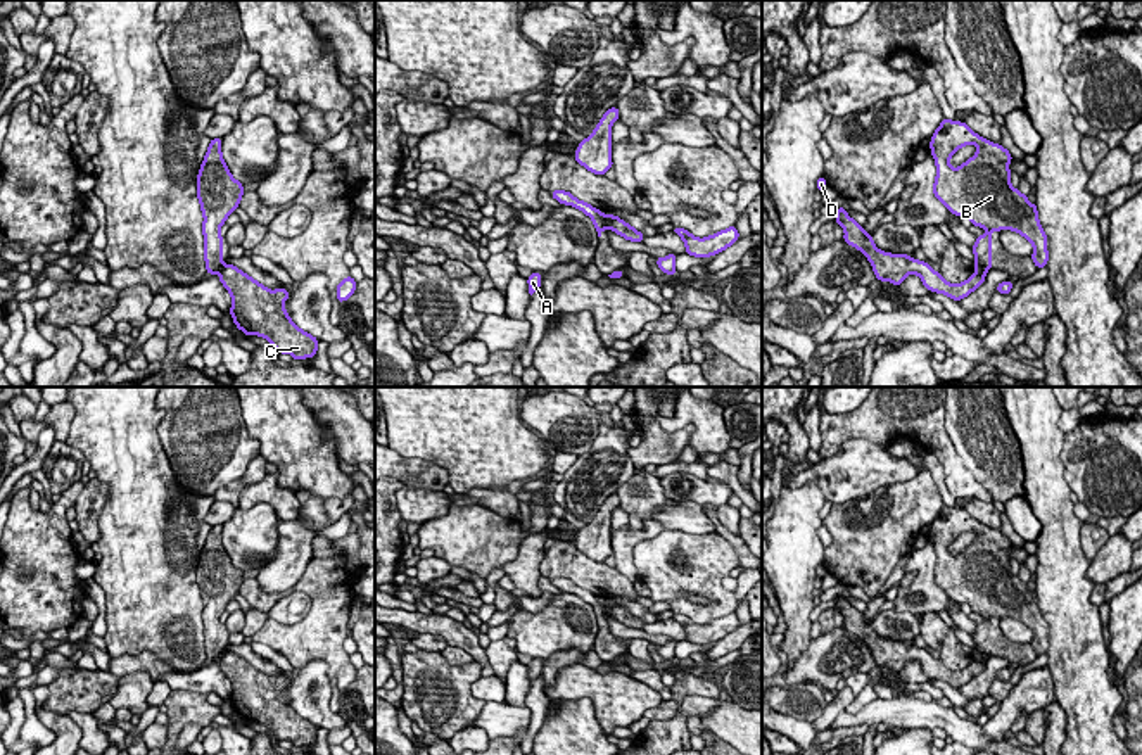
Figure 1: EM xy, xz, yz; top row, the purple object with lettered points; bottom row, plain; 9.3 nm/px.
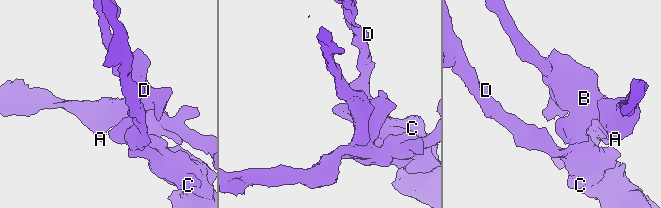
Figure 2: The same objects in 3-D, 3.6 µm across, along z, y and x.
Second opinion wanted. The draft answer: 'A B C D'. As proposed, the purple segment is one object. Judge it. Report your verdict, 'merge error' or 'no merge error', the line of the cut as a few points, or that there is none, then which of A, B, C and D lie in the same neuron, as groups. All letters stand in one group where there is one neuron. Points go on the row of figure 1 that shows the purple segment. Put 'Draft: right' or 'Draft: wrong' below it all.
merge error | xz (607, 215), (610, 228) | A B / C D
Draft: wrong

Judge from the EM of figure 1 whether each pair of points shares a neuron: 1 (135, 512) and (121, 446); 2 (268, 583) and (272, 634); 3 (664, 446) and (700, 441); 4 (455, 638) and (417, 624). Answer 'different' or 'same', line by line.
1: same
2: different
3: different
4: same

